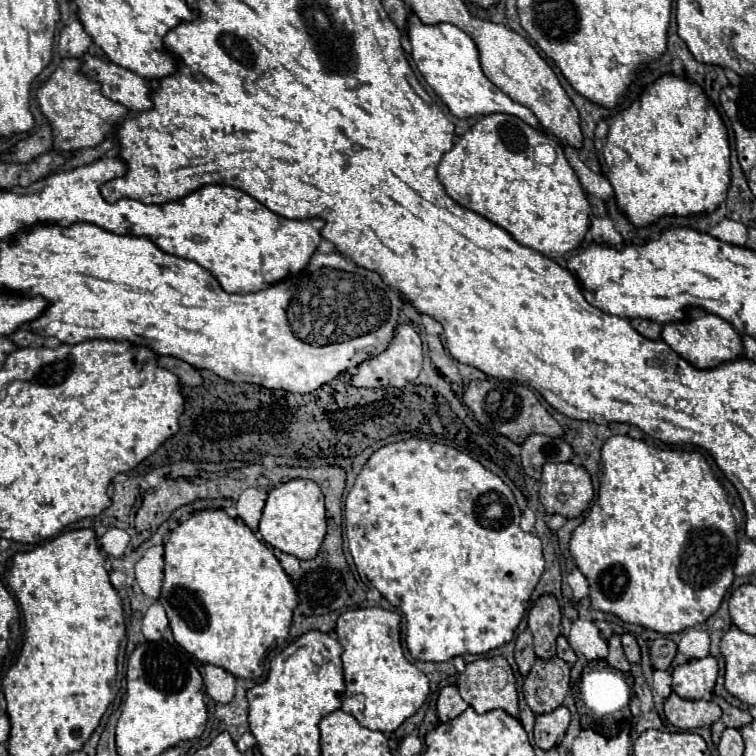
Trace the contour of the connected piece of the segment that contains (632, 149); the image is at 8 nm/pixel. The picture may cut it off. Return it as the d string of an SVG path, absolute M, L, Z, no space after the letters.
M662 74L656 78L628 108L616 116L600 120L594 136L602 172L616 192L618 206L636 226L646 226L668 214L690 216L714 212L726 198L730 184L730 146L726 126L704 90L684 76Z

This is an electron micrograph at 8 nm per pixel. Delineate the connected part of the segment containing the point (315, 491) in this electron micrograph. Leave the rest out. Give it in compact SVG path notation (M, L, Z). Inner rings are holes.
M302 478L284 482L268 492L268 500L262 512L258 532L262 534L264 542L272 544L274 548L292 554L300 560L312 560L318 554L326 535L324 503L324 494L320 492L320 486L316 482L302 480Z

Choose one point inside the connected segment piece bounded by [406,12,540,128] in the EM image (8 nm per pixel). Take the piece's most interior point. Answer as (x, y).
(447, 58)

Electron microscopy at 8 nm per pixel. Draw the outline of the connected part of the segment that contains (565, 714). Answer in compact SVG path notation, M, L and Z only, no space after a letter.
M558 706L548 714L538 714L534 724L534 742L542 750L550 750L560 742L566 728L570 724L570 710L566 706Z

